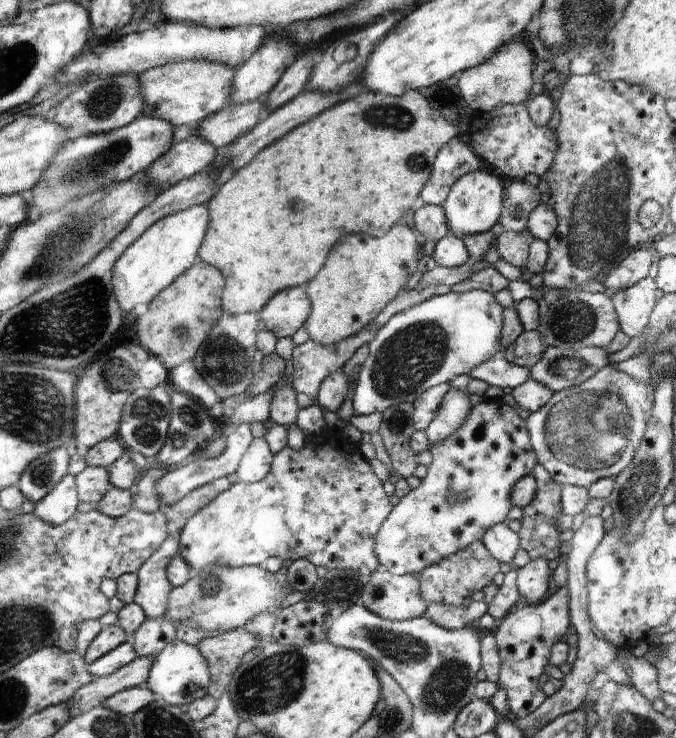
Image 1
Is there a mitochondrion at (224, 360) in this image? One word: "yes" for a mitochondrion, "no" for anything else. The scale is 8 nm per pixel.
yes

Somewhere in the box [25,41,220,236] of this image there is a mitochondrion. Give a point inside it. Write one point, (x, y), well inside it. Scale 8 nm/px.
(119, 149)

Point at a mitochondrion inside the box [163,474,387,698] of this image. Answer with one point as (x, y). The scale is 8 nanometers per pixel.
(343, 588)

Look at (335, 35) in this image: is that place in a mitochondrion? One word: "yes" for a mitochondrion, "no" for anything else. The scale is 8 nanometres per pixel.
no

